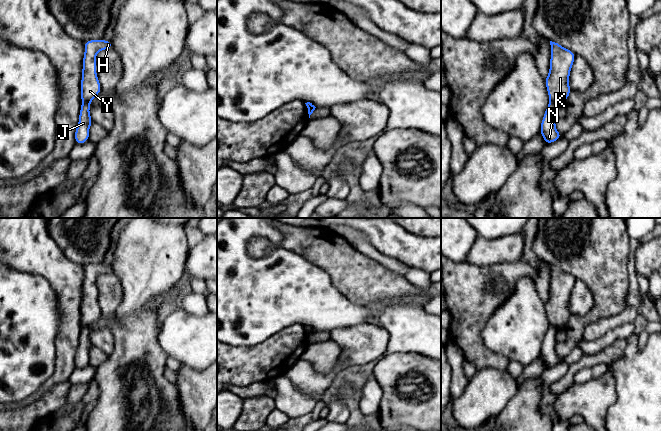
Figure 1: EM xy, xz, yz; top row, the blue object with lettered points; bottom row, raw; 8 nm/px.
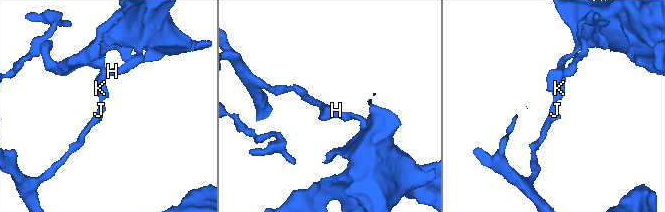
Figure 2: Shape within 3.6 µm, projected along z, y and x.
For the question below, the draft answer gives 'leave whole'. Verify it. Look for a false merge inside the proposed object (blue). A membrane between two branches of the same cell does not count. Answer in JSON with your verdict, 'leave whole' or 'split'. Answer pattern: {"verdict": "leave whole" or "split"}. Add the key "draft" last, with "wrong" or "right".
{"verdict": "split", "draft": "wrong"}

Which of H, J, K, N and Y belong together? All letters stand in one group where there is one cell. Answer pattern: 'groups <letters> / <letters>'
groups H K Y / J N

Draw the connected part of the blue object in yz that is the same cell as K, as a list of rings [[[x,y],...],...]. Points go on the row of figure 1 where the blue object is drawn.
[[[550,41],[550,45],[552,49],[550,70],[545,78],[545,84],[551,102],[565,103],[571,92],[569,76],[576,55],[558,43]]]

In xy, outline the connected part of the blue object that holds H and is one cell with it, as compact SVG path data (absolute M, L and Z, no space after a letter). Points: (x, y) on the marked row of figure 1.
M90 40L84 42L85 54L81 80L81 99L90 103L101 91L101 84L97 79L95 57L100 50L113 49L111 40Z

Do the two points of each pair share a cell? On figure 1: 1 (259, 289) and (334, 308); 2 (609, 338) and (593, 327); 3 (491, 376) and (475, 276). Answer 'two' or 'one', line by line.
1: one
2: two
3: two

